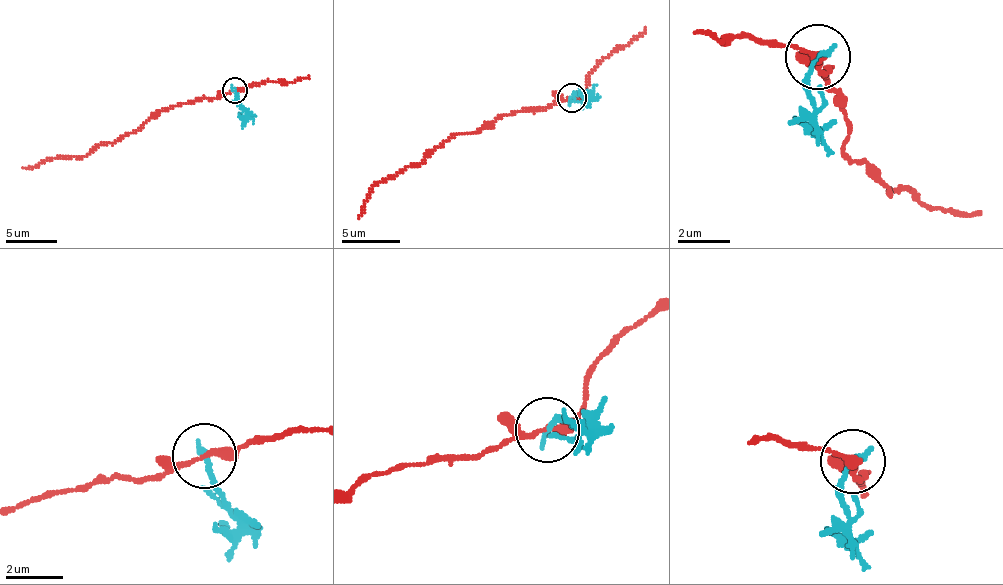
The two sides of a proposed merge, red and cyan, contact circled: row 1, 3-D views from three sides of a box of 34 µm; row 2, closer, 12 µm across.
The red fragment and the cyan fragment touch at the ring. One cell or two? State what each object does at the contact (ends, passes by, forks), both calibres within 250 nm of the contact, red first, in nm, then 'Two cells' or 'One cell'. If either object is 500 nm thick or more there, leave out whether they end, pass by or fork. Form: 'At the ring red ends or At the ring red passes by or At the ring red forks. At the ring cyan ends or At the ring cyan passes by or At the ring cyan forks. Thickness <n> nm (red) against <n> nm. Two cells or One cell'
At the ring red passes by. At the ring cyan ends. Thickness 240 nm (red) against 200 nm. Two cells

